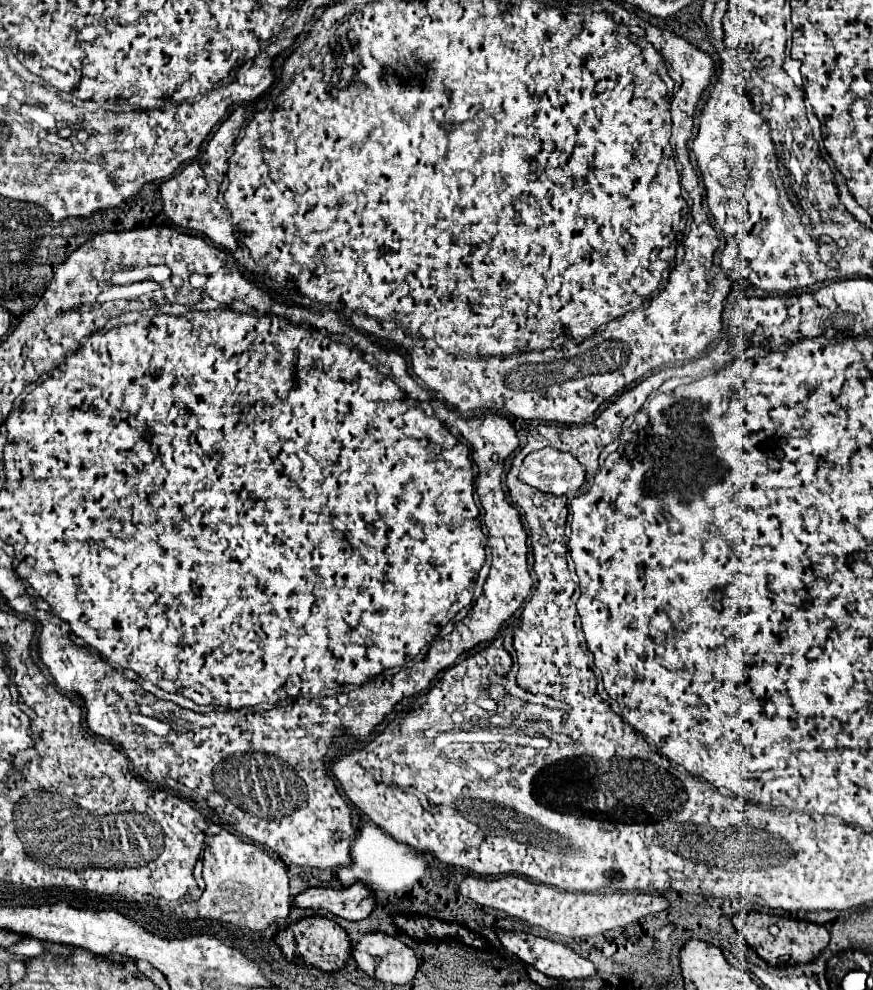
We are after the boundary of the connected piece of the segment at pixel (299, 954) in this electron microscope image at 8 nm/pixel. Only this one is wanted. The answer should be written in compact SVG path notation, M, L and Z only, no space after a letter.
M306 917L306 919L300 919L292 927L282 929L274 937L274 941L282 949L284 957L290 963L316 967L316 969L328 971L328 973L334 973L334 971L344 969L346 963L352 957L352 943L350 943L346 931L340 925L336 925L334 921L326 919L326 917Z

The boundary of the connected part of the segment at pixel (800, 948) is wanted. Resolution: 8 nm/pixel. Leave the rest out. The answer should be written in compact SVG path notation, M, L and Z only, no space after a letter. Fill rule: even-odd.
M738 913L734 917L736 929L746 937L748 945L768 963L768 965L778 965L778 957L788 957L788 965L804 965L812 963L814 959L820 957L820 953L826 949L830 933L810 921L798 921L798 919L788 919L788 917L776 917L776 915L764 915L764 913ZM770 925L780 927L780 935L772 937L768 933Z

